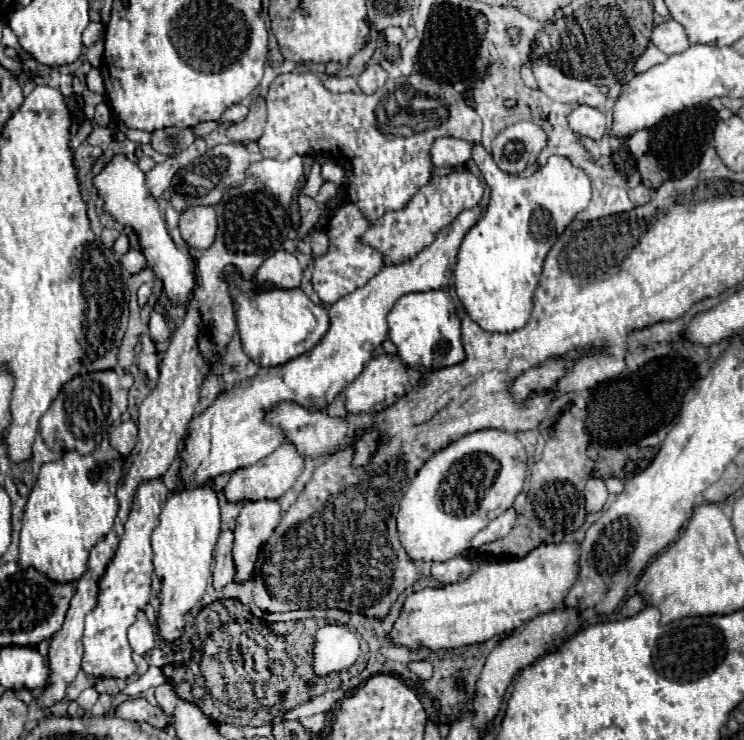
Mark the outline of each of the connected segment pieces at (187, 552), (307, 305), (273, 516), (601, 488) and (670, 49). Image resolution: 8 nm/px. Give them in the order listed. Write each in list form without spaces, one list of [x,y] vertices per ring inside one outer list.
[[[206,482],[196,490],[178,486],[164,502],[158,520],[152,532],[154,572],[162,584],[162,606],[156,626],[162,638],[176,640],[184,630],[184,614],[202,598],[208,578],[212,576],[212,552],[220,536],[220,500],[214,482]]]
[[[228,278],[232,282],[232,298],[234,296],[250,296],[250,298],[236,298],[236,324],[242,338],[242,348],[252,362],[258,366],[278,366],[284,364],[308,350],[312,350],[320,338],[310,340],[312,332],[318,326],[316,308],[310,298],[300,290],[282,290],[272,288],[266,292],[258,292],[252,284],[252,278],[244,282],[244,278]]]
[[[276,500],[242,502],[234,528],[234,564],[238,582],[246,582],[252,576],[258,550],[272,536],[280,516],[282,508]]]
[[[590,478],[586,484],[586,510],[588,512],[600,512],[602,506],[608,500],[608,490],[604,480]]]
[[[666,20],[658,24],[652,32],[652,42],[668,56],[672,54],[682,54],[684,50],[690,48],[688,34],[684,26],[680,26],[676,20]]]

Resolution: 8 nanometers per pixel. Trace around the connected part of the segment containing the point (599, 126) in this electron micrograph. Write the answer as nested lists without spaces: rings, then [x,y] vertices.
[[[576,106],[568,120],[570,120],[570,128],[576,134],[588,136],[592,140],[600,140],[608,132],[606,116],[590,106]]]

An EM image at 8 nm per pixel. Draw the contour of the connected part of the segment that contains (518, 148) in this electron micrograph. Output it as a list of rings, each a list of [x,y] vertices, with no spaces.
[[[518,120],[496,134],[492,140],[492,156],[500,170],[520,174],[526,166],[534,166],[540,150],[546,146],[544,130],[528,120]]]

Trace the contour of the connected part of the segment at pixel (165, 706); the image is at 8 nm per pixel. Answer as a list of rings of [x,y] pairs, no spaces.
[[[162,684],[156,688],[156,700],[158,700],[158,706],[166,712],[166,714],[172,714],[174,708],[176,708],[176,702],[178,702],[178,696],[174,692],[174,688],[170,684]]]

